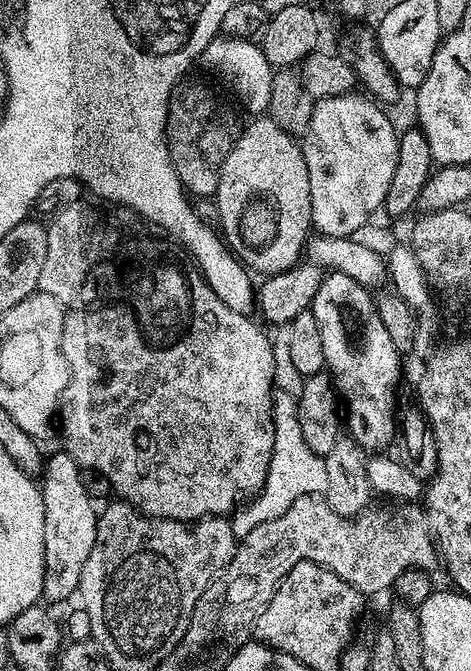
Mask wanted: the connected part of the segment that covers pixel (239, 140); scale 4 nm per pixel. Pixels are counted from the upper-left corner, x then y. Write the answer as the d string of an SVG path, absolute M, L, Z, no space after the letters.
M270 118L253 120L256 121L237 136L230 154L226 154L226 162L222 162L214 203L220 215L219 231L232 255L253 273L264 272L265 277L270 277L296 267L305 255L308 237L313 231L310 174L306 170L304 149L297 137L282 130L282 126Z

